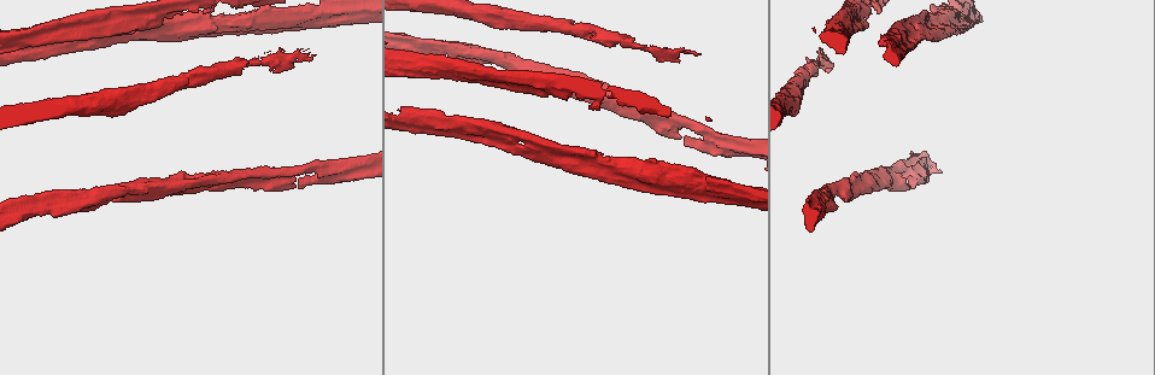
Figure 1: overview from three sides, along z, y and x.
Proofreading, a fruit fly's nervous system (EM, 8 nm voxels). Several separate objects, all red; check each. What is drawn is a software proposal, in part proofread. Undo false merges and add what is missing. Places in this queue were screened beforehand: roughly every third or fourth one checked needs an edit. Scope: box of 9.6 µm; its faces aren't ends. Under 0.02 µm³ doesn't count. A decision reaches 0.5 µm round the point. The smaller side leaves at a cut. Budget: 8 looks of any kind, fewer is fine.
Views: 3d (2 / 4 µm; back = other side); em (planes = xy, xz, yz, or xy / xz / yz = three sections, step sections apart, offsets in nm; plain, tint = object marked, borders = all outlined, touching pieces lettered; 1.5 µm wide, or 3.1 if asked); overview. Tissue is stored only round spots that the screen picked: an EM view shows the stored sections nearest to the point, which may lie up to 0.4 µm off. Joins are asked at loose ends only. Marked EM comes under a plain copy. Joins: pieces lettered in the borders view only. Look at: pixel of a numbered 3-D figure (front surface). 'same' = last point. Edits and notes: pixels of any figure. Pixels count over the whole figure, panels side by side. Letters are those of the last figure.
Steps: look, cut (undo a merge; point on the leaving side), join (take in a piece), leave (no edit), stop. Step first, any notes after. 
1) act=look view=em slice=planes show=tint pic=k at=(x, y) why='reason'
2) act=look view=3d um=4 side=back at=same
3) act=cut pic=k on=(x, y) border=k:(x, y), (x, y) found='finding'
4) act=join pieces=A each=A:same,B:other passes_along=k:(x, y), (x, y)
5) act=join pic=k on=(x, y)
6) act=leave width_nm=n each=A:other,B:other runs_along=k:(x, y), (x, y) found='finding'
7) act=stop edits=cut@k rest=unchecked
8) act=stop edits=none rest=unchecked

act=look view=em slice=xy step=8 show=tint pic=1 at=(53, 47) why='two arms in line, one across'

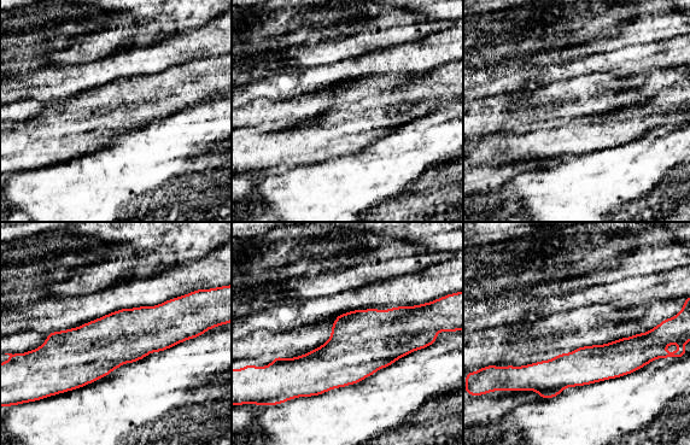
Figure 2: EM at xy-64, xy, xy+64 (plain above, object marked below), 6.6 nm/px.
act=look view=em slice=planes show=borders at=same why='another direction'

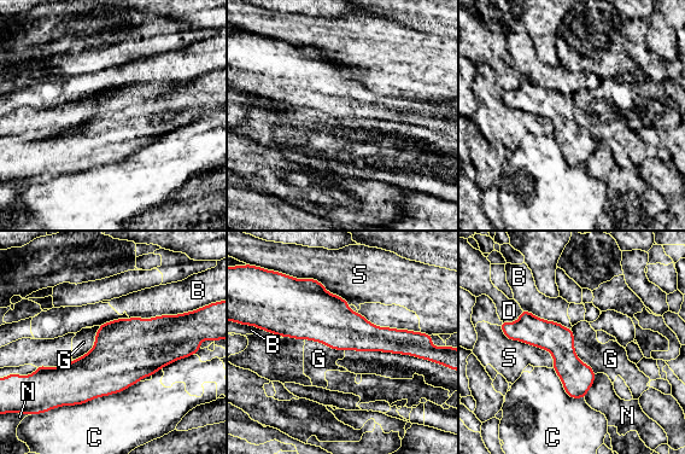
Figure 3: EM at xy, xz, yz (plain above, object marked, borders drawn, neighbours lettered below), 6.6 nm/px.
act=leave width_nm=220 each=B:other,C:other,D:other,G:other,N:other,S:other runs_along=3:(276, 331), (339, 327), (411, 344) found='all the same neuron'

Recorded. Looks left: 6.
act=look view=3d um=2 pic=1 at=(159, 23) why='closes a loop'

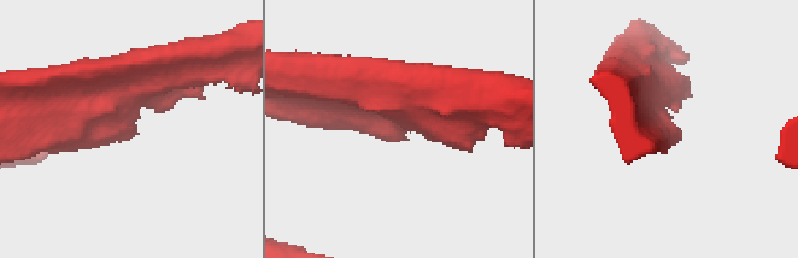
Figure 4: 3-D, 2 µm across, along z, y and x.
act=look view=em slice=planes show=tint pic=4 at=(671, 122)

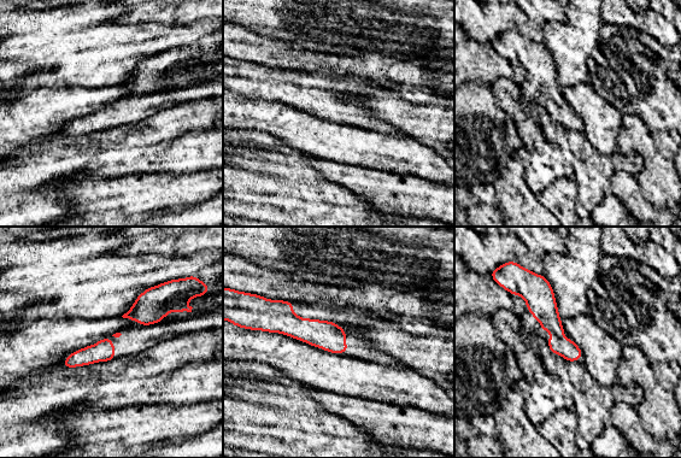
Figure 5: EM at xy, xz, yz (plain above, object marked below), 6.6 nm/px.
act=look view=em slice=planes show=borders at=same why='see the neighbours'

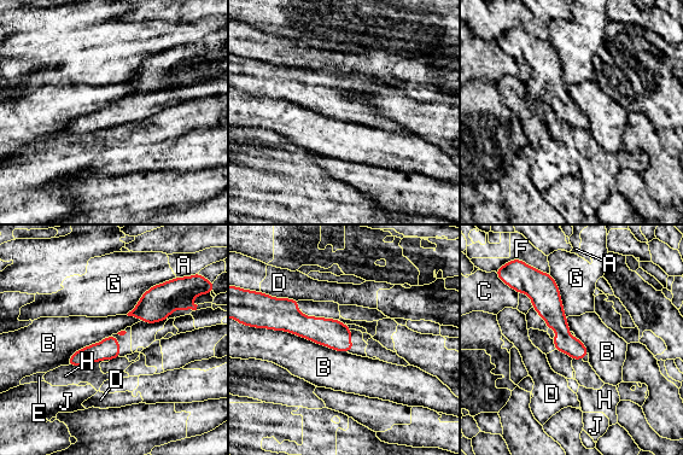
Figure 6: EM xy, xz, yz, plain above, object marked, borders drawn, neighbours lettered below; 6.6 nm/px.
act=leave width_nm=140 each=A:other,B:other,C:other,D:other,E:other,F:other,G:other,H:other,J:other border=6:(262, 327), (289, 331), (346, 353) found='one neuron here'

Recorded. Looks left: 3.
act=look view=em slice=planes show=borders pic=1 at=(461, 59) why='thick end'

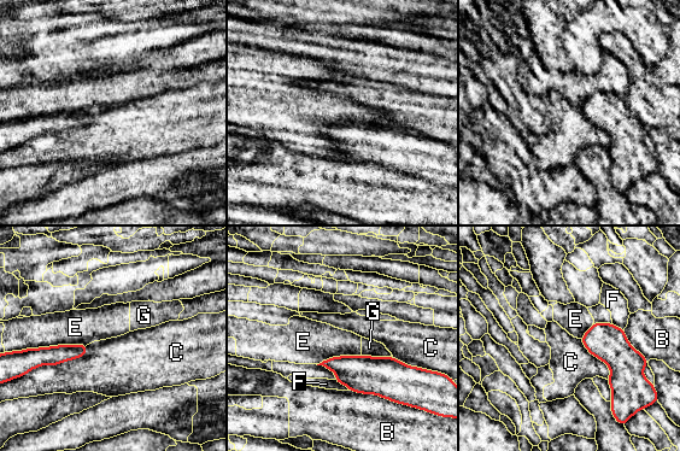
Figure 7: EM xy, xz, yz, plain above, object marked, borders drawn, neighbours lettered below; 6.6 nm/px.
act=leave each=B:other,C:other,E:other,F:other,G:other border=7:(86, 344), (57, 344), (10, 352) found='no lettered piece goes on from it'

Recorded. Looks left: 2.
act=stop edits=none rest=unchecked

